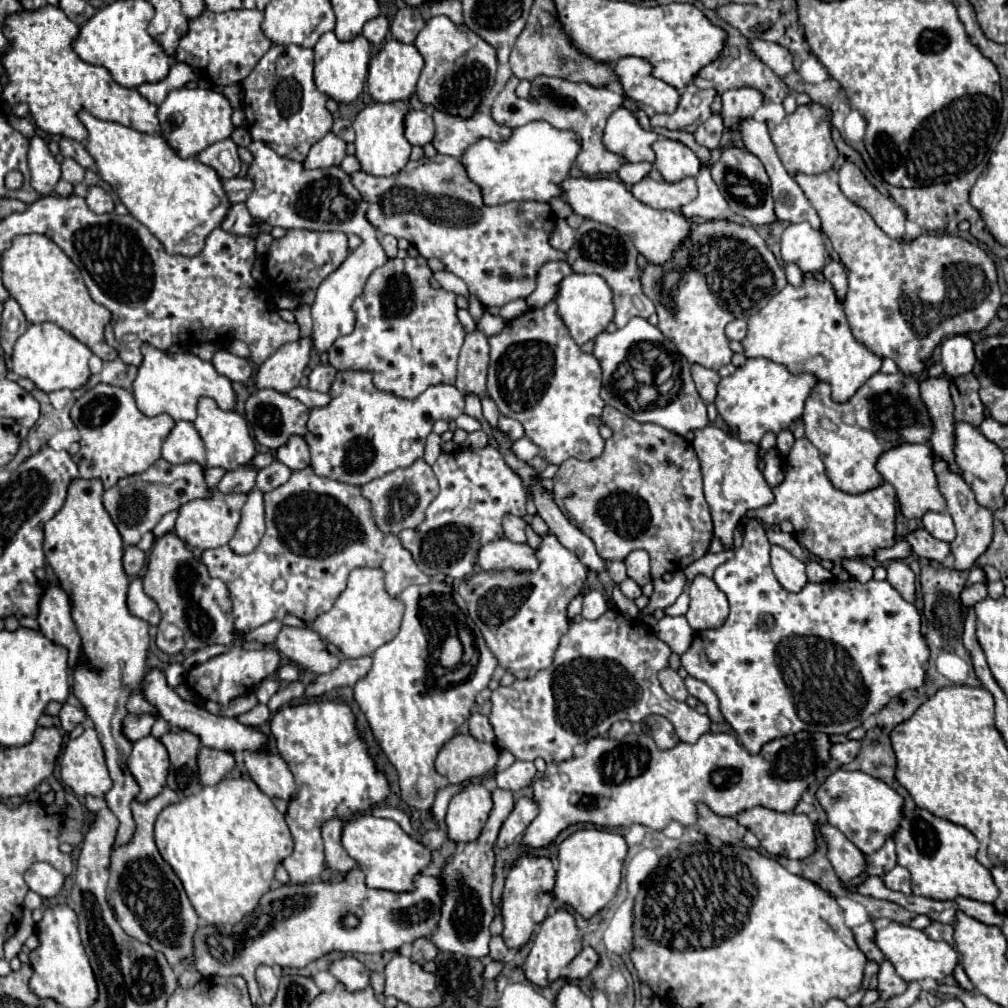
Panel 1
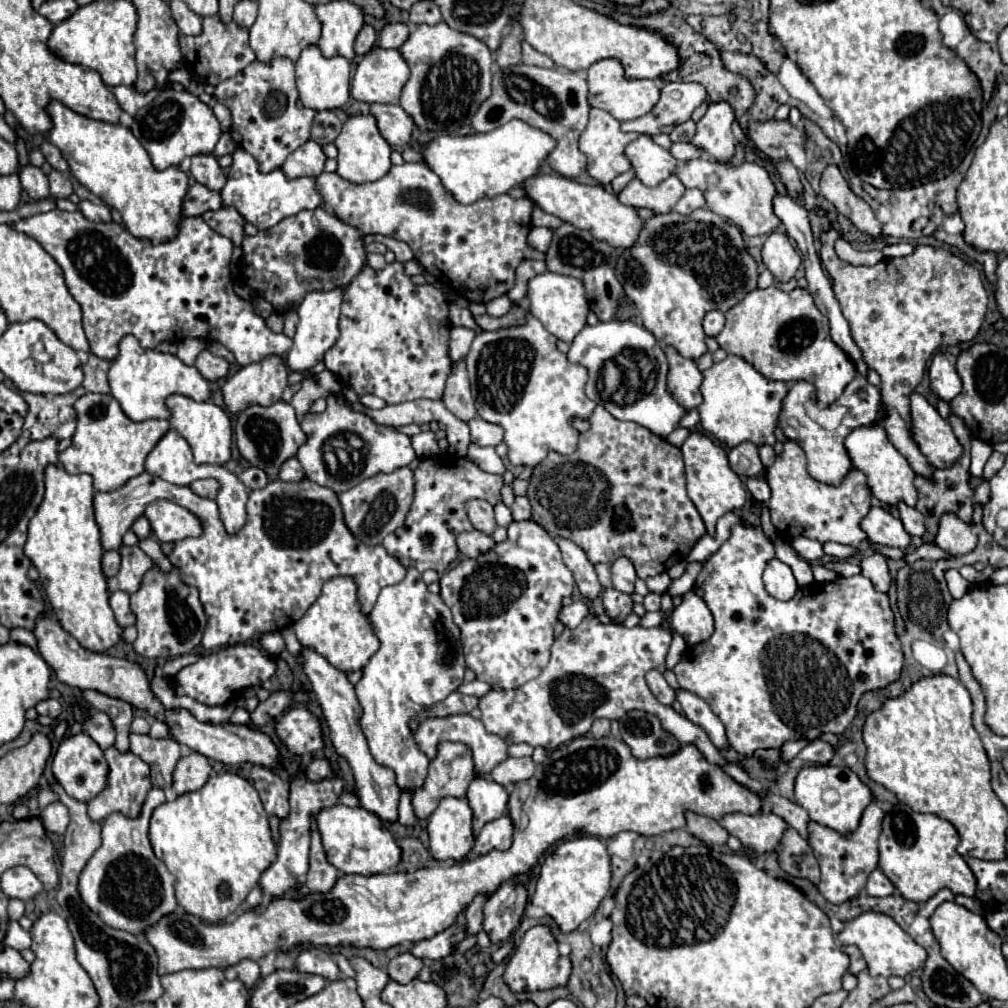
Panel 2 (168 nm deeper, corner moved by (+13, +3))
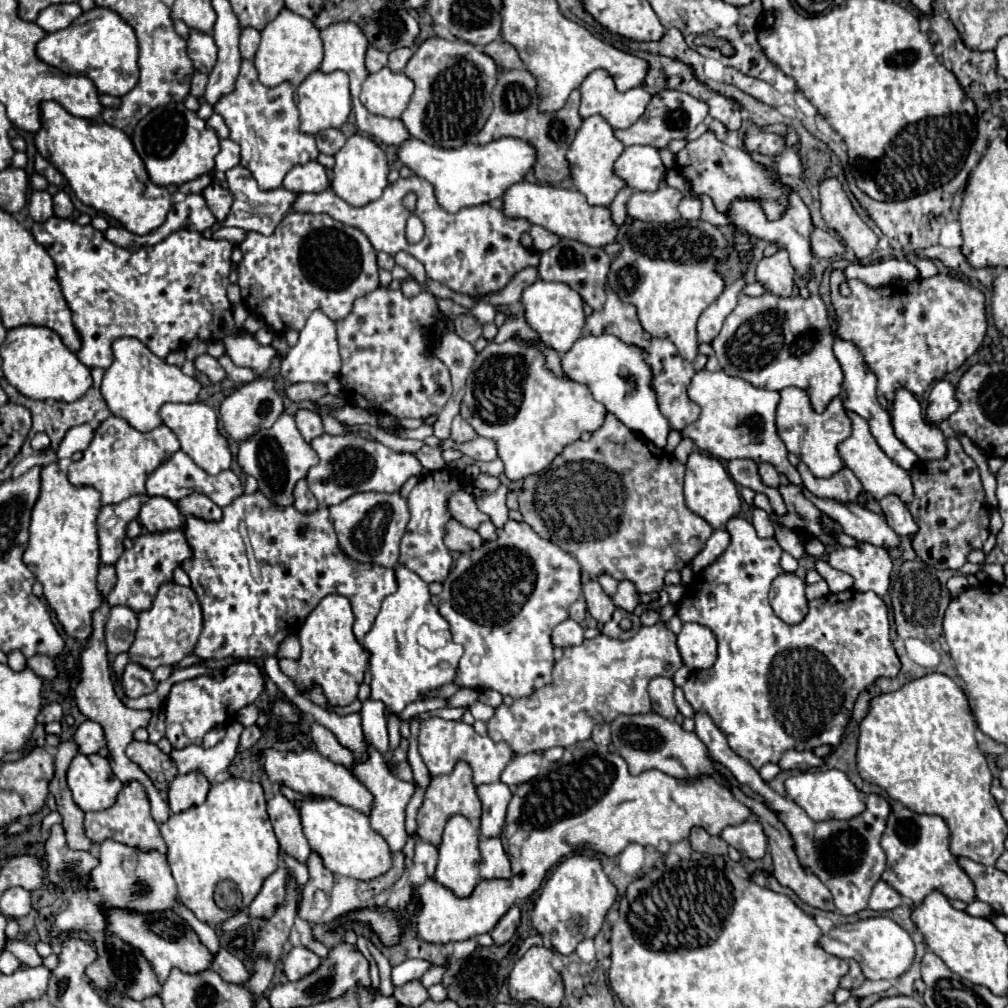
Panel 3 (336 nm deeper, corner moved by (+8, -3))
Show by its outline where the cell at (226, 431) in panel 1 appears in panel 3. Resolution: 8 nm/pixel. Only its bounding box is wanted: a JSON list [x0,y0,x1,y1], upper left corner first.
[160,402,232,474]

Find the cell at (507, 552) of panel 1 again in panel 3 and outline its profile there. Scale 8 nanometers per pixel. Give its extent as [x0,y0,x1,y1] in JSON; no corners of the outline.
[444,520,484,552]

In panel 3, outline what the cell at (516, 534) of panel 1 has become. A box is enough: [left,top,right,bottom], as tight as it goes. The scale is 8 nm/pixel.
[448,490,490,530]

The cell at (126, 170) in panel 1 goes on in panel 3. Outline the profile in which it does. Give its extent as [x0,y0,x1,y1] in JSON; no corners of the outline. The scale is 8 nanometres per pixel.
[34,102,172,234]

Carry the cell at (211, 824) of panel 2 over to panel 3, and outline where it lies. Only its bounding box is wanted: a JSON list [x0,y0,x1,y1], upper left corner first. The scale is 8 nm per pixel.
[160,778,278,926]

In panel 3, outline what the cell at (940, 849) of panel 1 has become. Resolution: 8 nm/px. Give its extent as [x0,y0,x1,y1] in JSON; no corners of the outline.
[882,802,976,906]

